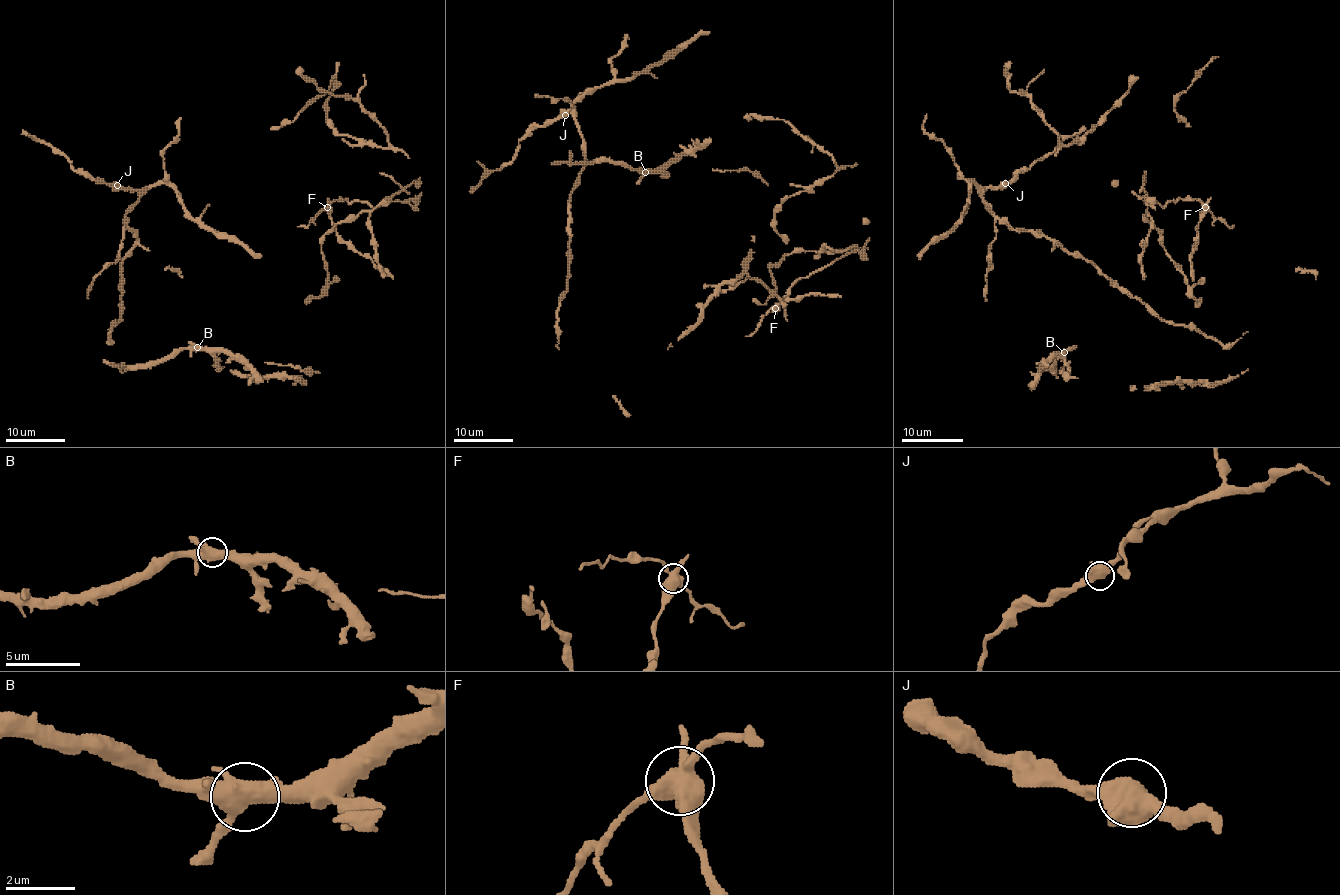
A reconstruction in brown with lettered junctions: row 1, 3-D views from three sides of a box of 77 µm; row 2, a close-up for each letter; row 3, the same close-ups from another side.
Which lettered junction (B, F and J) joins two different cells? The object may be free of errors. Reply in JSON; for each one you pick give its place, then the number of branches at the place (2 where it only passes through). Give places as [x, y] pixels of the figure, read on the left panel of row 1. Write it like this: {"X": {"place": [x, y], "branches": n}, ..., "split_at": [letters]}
{"F": {"place": [327, 207], "branches": 4}, "split_at": ["F"]}

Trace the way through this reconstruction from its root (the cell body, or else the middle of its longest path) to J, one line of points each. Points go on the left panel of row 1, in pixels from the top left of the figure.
J: (114, 343), (109, 332), (120, 321), (121, 261), (136, 243), (126, 213), (139, 197), (117, 185)

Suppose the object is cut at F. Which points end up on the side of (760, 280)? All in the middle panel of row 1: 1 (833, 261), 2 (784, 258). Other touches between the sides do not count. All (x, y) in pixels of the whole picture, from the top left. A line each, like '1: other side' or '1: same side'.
1: other side
2: same side

